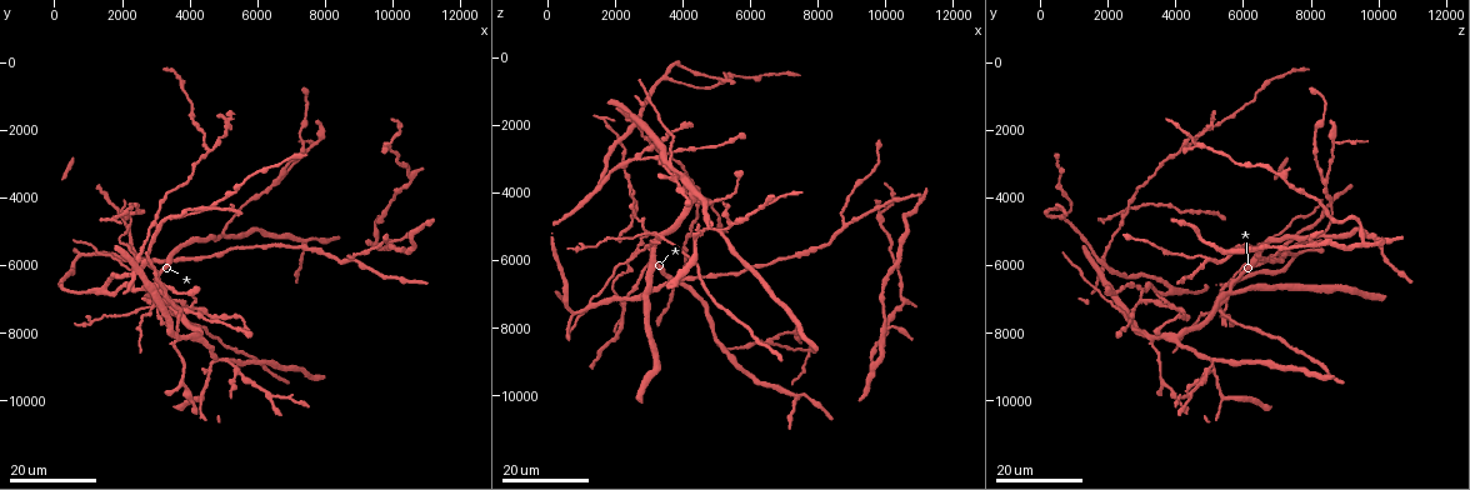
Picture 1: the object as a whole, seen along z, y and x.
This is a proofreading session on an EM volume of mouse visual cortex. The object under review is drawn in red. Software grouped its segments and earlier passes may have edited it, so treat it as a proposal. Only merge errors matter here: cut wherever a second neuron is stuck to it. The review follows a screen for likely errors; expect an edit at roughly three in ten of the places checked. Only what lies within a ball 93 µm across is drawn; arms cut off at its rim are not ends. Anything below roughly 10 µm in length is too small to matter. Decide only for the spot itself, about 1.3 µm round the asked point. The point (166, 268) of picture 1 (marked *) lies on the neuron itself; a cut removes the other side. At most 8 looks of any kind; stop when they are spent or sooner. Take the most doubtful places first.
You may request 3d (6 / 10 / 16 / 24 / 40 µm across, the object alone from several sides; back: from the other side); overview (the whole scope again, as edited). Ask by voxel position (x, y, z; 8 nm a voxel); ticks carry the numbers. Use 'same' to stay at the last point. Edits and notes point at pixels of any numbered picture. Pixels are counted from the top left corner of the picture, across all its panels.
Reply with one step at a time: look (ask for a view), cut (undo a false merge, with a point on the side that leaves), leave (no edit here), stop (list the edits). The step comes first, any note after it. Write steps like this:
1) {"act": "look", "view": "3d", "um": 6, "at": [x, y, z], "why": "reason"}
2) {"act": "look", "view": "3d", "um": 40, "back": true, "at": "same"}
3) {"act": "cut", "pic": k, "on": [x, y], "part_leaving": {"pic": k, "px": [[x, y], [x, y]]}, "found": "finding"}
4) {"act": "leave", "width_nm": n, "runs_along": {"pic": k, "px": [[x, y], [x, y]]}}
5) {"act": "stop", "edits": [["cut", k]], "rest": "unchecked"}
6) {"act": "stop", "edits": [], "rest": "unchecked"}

{"act": "look", "view": "3d", "um": 24, "at": [6600, 3500, 8400], "why": "thin arm on a thick one"}

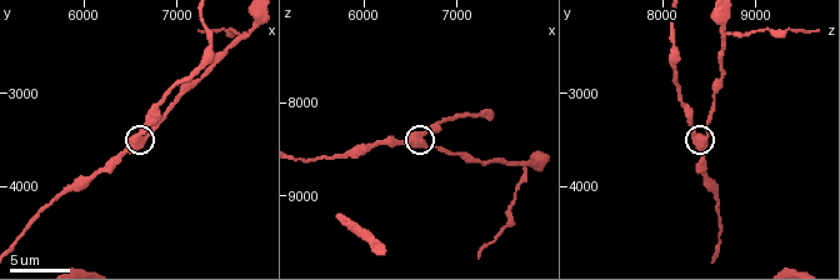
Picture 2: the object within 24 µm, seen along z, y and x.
{"act": "look", "view": "3d", "um": 10, "at": [6600, 3450, 8400]}

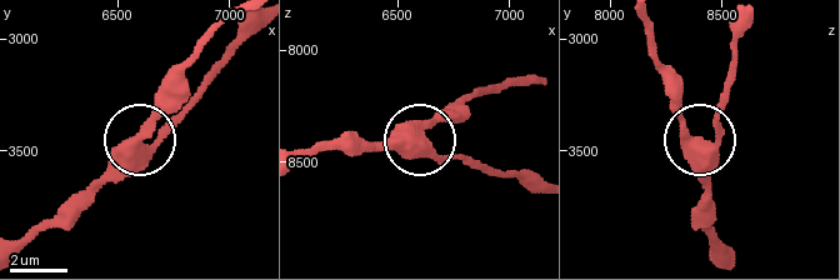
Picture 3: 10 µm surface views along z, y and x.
{"act": "leave", "arms": 3, "found": "continuous, no second neuron"}

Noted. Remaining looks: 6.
{"act": "look", "view": "3d", "um": 24, "at": [9800, 2400, 4600], "why": "small branch off a trunk"}

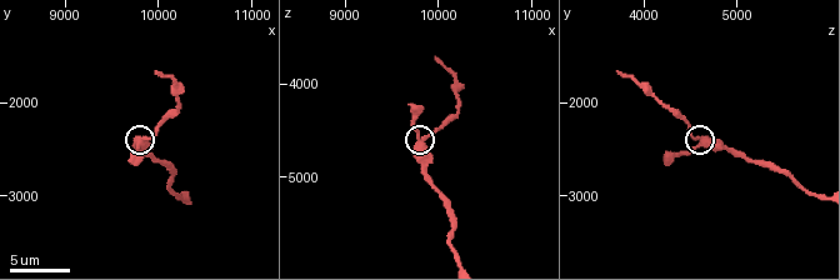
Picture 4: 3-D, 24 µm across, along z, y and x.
{"act": "look", "view": "3d", "um": 6, "at": [9850, 2400, 4650]}

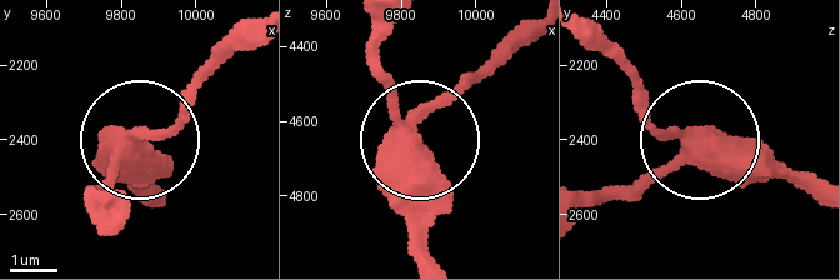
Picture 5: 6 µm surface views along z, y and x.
{"act": "leave", "runs_along": {"pic": 5, "px": [[435, 256], [423, 233], [428, 114], [515, 45]]}, "found": "continuous, no second neuron"}

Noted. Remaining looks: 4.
{"act": "look", "view": "3d", "um": 16, "at": [1500, 6800, 3900]}

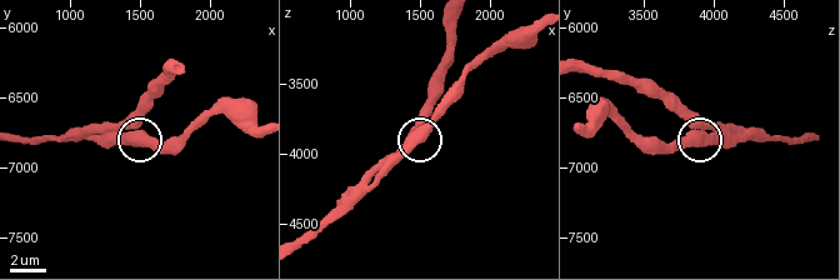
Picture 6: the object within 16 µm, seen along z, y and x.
{"act": "look", "view": "3d", "um": 6, "at": [1540, 6820, 3880]}

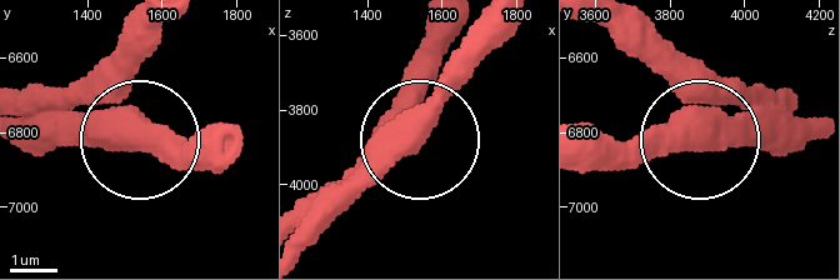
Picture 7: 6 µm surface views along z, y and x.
{"act": "leave", "runs_along": {"pic": 7, "px": [[614, 26], [698, 130], [790, 134]]}, "found": "one neuron here"}

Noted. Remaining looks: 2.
{"act": "look", "view": "3d", "um": 24, "at": [2700, 4400, 4300], "why": "thick turns thin"}

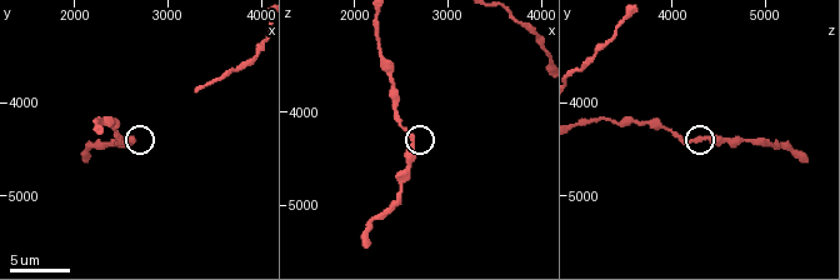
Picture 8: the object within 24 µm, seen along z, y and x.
{"act": "look", "view": "3d", "um": 10, "at": [2600, 4400, 4300]}

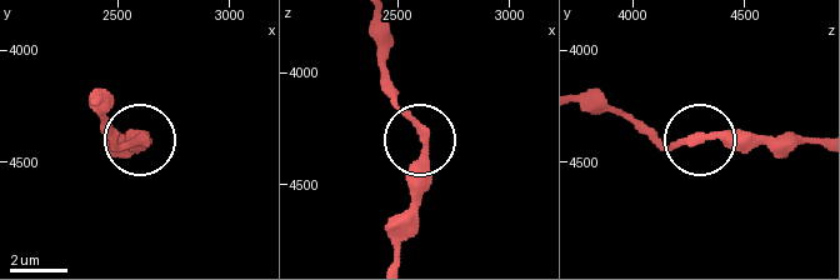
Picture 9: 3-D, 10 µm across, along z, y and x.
{"act": "leave", "width_nm": 320, "found": "continuous, no second neuron"}

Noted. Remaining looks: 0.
{"act": "stop", "edits": [], "rest": "unchecked"}

